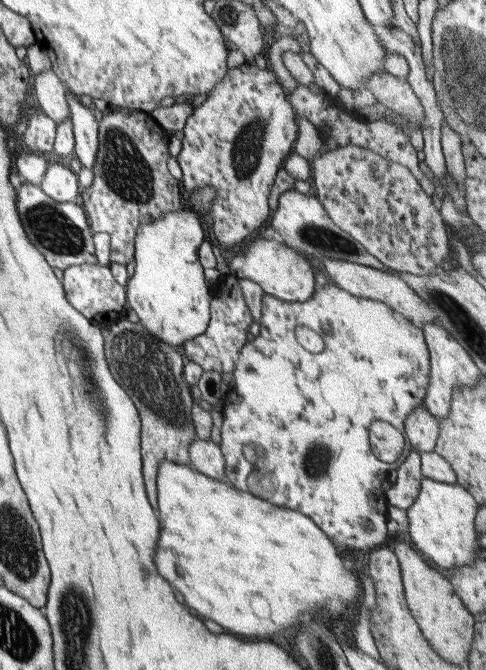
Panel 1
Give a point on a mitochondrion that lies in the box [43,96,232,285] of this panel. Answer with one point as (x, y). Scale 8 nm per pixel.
(126, 173)

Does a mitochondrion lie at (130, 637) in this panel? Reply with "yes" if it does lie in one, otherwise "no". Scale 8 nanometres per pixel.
no

